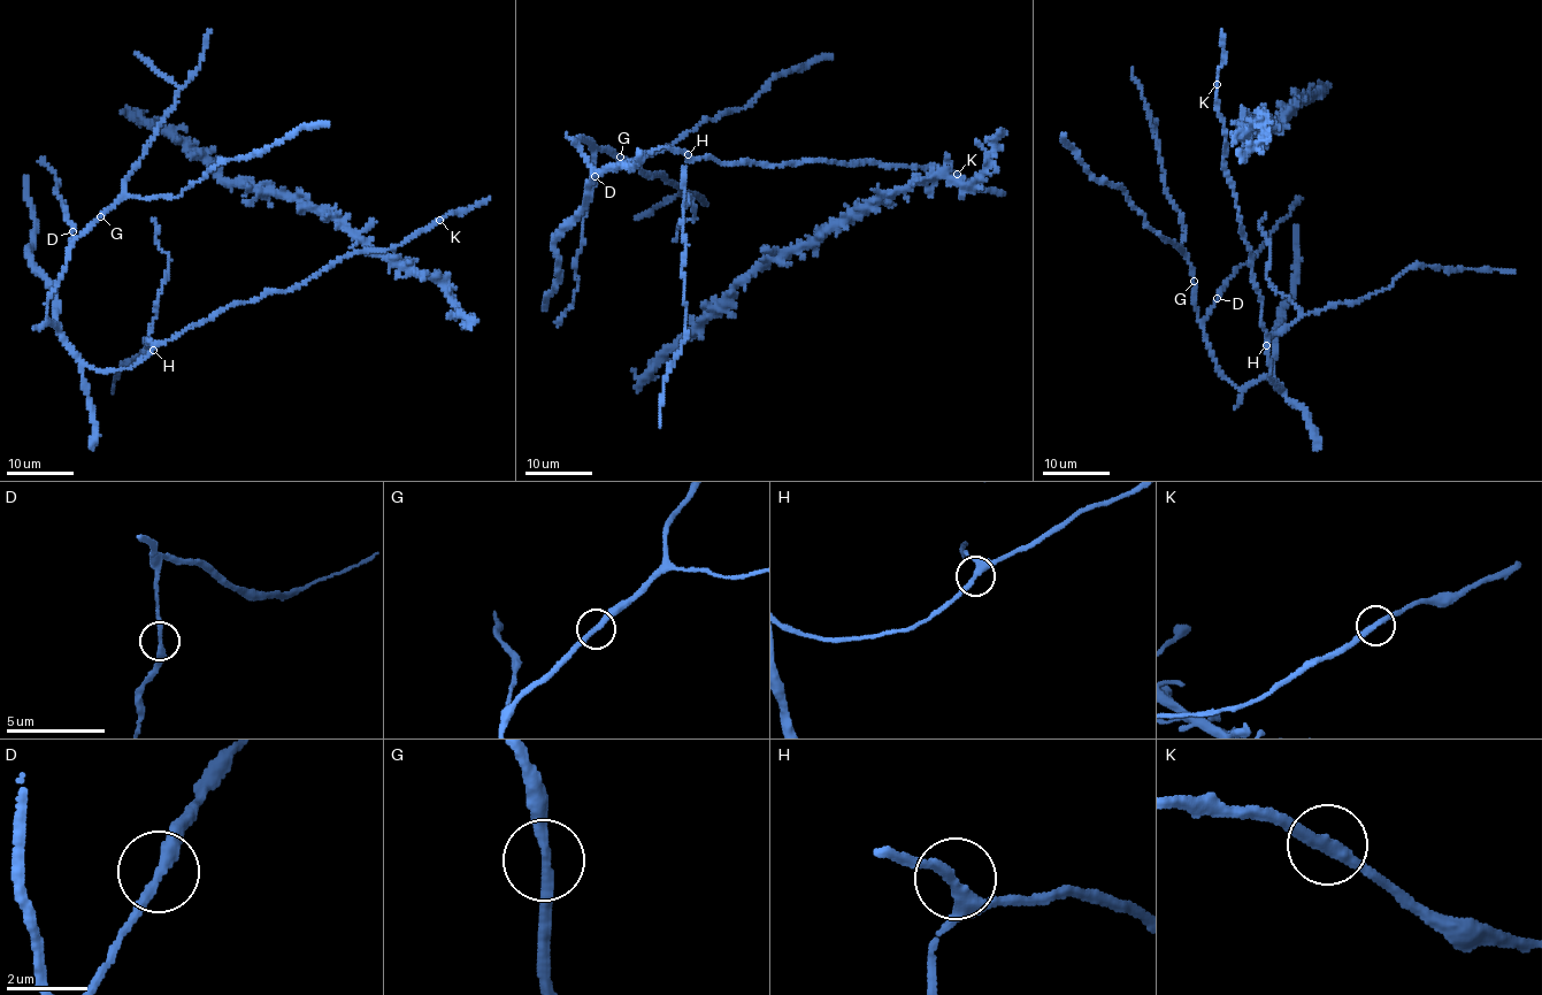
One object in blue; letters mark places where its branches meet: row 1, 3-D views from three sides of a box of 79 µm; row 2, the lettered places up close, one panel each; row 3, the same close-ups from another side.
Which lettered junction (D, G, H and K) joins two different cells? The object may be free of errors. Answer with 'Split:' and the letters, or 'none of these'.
Split: none of these

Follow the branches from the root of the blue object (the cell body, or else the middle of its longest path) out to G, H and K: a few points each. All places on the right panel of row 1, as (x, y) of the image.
G: (1260, 298), (1268, 377), (1281, 390), (1278, 381), (1268, 379), (1242, 387), (1225, 377), (1198, 316), (1194, 282)
H: (1260, 298), (1266, 345)
K: (1260, 298), (1251, 272), (1251, 251), (1242, 231), (1234, 190), (1224, 163), (1227, 138), (1218, 109), (1217, 84)

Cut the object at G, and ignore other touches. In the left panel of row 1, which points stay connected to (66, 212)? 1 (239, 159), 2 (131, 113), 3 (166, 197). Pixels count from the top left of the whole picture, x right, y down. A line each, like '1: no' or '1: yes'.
1: no
2: yes
3: no

